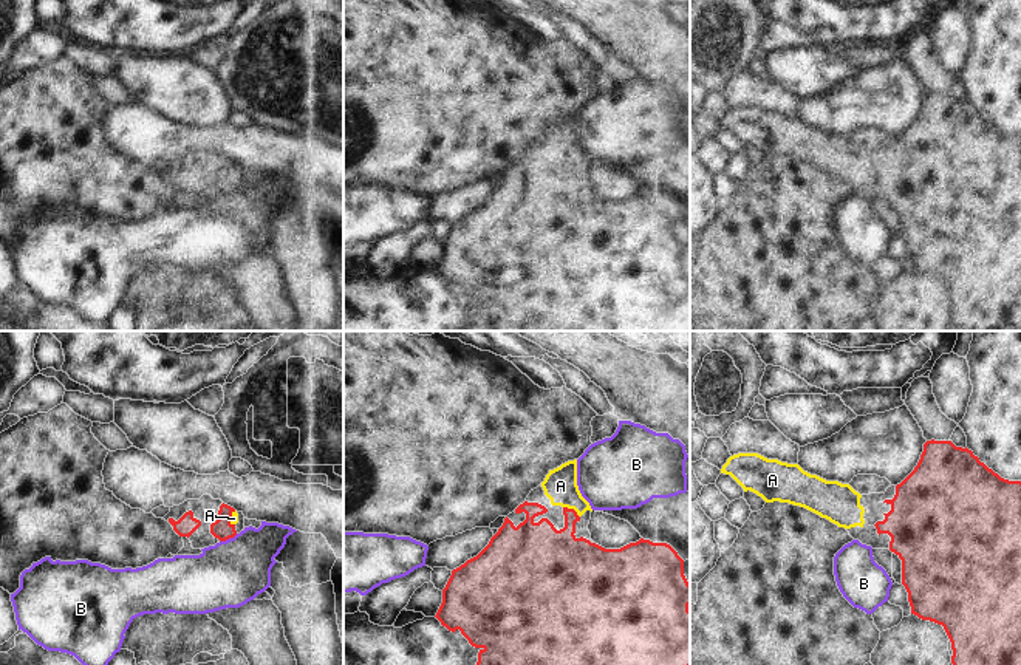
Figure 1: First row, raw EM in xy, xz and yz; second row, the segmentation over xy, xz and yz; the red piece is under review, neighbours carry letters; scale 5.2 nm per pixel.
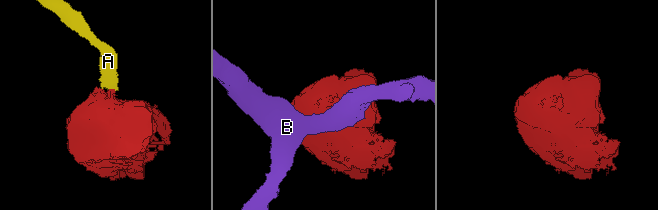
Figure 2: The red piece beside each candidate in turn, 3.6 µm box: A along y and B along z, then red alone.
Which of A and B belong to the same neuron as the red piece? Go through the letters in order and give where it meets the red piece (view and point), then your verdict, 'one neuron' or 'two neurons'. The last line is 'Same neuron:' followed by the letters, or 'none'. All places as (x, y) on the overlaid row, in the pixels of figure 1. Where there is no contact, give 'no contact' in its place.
A: xz (573, 509) | one neuron
B: xy (228, 538) | two neurons
Same neuron: A

